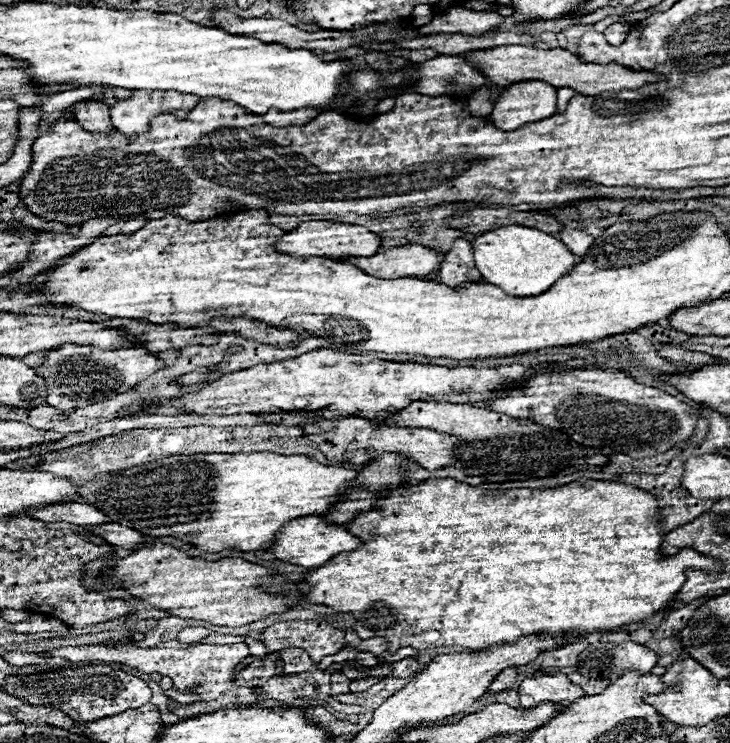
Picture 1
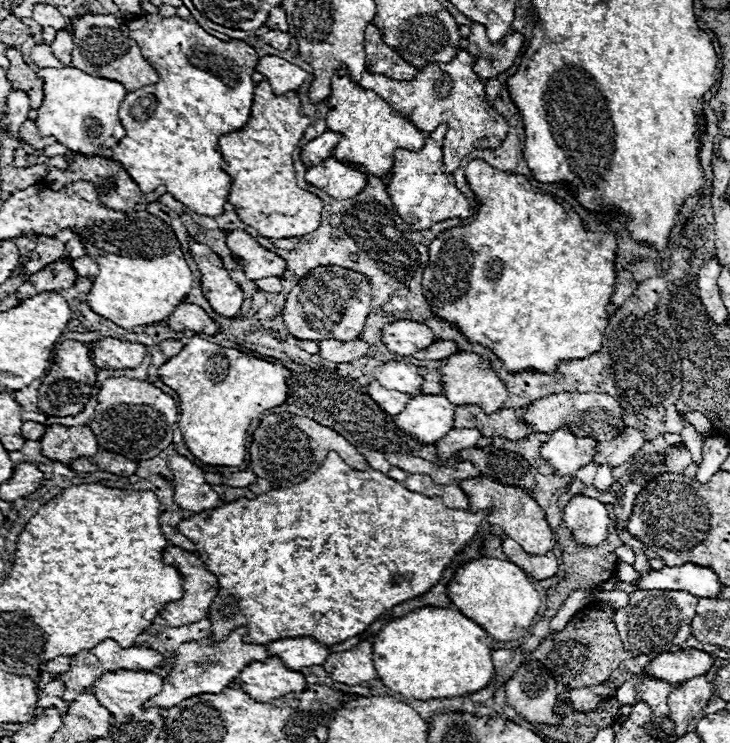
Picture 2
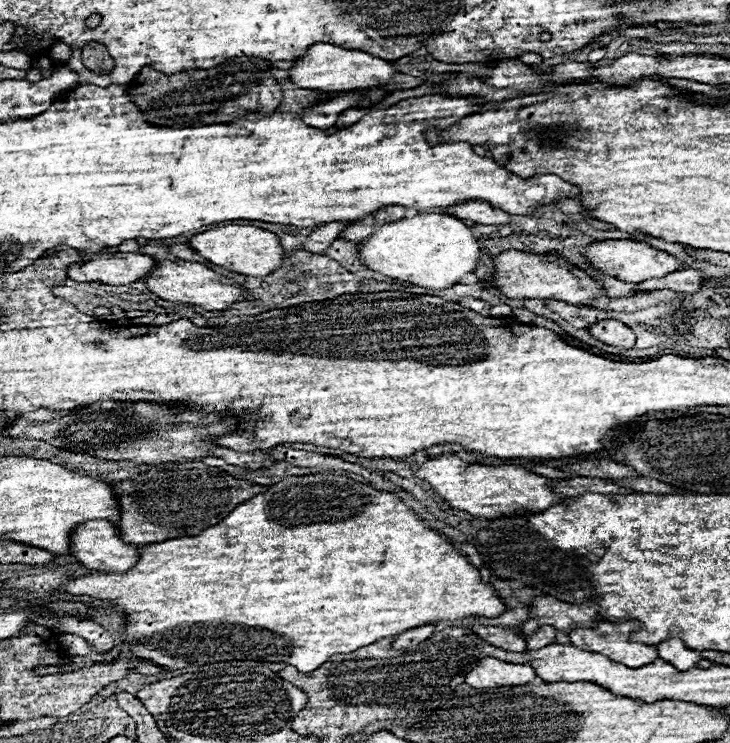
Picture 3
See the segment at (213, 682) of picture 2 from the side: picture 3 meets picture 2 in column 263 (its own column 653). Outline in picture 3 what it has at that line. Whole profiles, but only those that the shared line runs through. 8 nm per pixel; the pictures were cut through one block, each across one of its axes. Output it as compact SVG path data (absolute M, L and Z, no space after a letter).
M600 622L598 630L592 628L576 628L570 632L570 640L574 646L584 648L588 652L604 654L612 662L620 662L628 668L640 668L656 660L656 648L640 642L630 642L630 634L638 630L640 622Z

